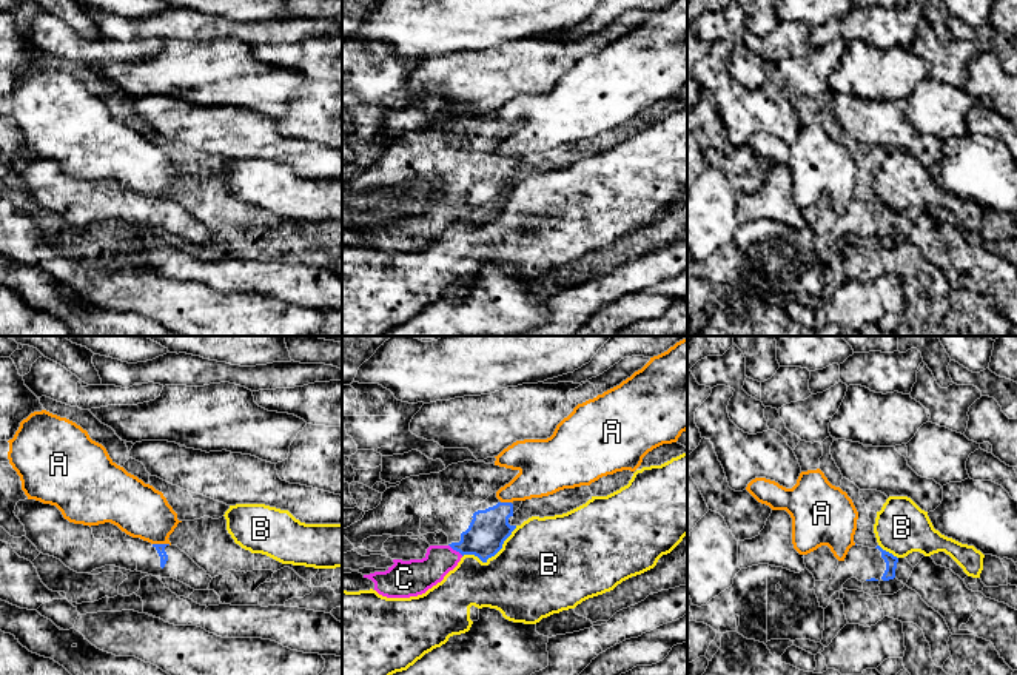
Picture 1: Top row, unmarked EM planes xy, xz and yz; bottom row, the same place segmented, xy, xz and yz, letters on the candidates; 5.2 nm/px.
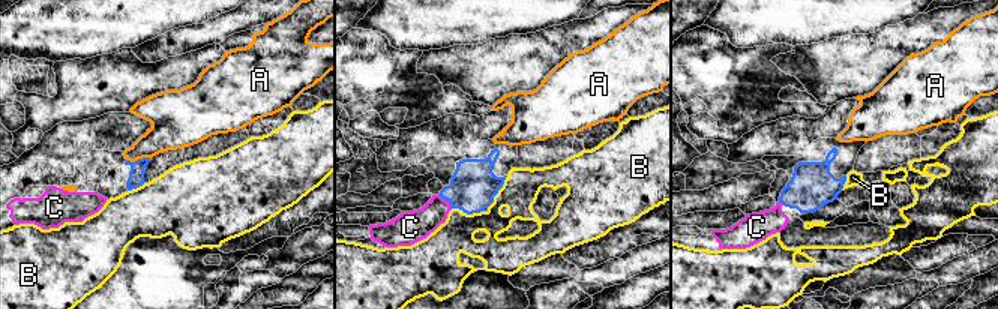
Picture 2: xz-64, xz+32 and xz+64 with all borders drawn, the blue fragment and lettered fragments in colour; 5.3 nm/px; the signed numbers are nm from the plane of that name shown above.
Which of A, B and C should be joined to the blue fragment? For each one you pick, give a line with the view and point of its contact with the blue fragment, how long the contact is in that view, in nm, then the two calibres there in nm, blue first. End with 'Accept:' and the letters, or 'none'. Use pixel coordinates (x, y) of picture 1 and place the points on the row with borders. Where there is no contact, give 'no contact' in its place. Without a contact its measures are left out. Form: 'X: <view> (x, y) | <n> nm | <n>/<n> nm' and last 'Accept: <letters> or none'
C: xz (456, 550) | 100 nm | 200/180 nm
Accept: C

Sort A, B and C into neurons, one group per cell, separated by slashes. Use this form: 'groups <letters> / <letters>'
groups A / B / C

